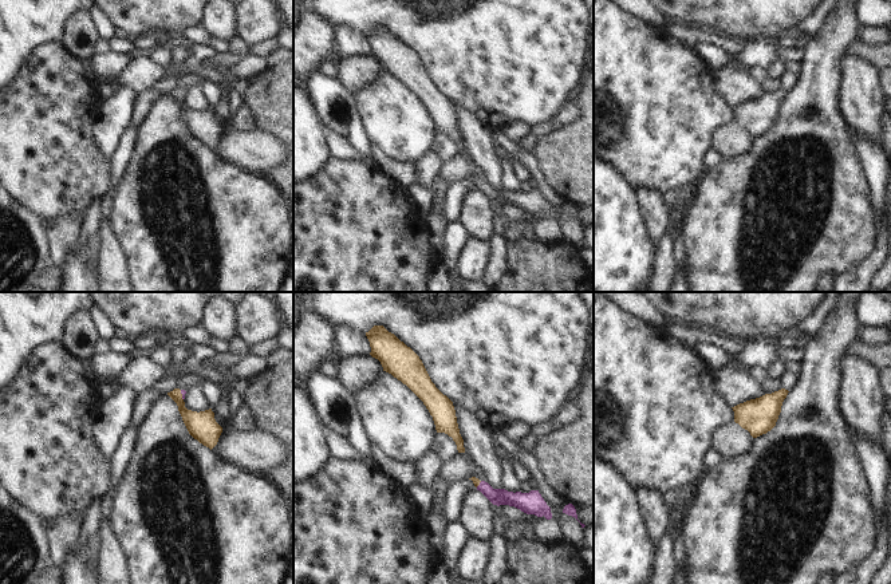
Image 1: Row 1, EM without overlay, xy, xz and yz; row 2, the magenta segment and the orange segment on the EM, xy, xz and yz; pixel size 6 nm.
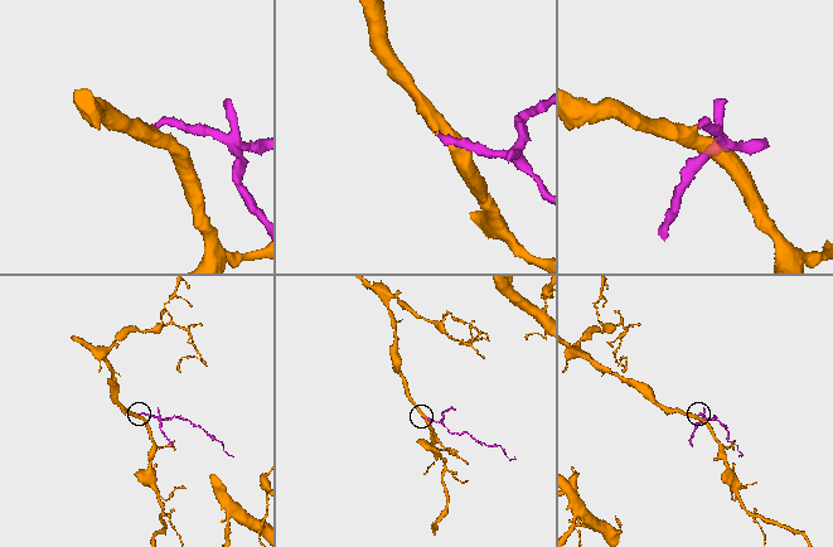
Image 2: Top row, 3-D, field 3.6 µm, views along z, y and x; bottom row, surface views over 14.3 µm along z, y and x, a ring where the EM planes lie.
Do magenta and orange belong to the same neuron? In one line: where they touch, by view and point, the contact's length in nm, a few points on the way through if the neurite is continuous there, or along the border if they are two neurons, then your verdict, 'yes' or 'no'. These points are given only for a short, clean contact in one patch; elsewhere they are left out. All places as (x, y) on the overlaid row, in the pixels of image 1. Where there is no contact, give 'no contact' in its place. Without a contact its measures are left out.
contact xy (182, 395); length 70 nm; way xy (182, 391), (182, 395), (181, 407), (202, 426); yes

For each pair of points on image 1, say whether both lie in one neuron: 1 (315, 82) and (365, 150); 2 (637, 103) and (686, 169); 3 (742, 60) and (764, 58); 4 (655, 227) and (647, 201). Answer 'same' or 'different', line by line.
1: same
2: same
3: same
4: same

